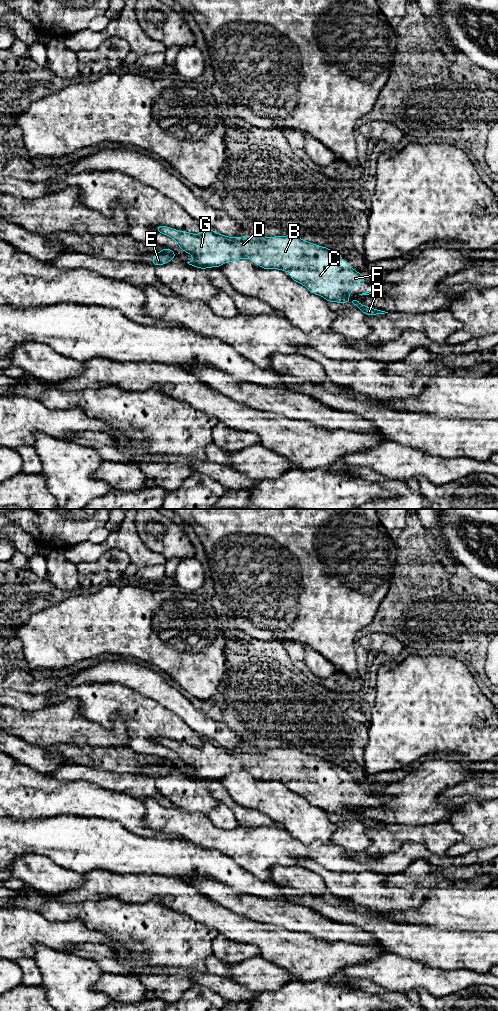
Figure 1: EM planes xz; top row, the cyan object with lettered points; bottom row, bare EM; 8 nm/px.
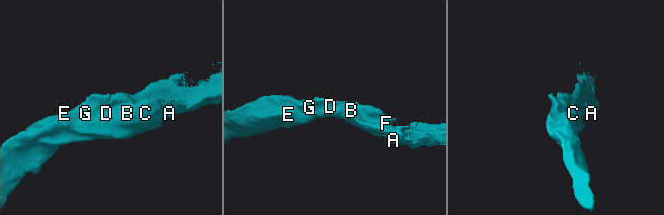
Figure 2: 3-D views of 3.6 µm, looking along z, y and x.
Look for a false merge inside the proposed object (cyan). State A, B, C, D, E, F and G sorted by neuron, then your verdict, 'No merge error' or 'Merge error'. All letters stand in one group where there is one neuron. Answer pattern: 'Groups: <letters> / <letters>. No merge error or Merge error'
Groups: A B C D E F G. No merge error

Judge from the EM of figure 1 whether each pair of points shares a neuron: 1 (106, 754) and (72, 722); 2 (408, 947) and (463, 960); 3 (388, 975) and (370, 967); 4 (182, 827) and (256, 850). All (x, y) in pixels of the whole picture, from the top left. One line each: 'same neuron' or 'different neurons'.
1: different neurons
2: same neuron
3: same neuron
4: same neuron

